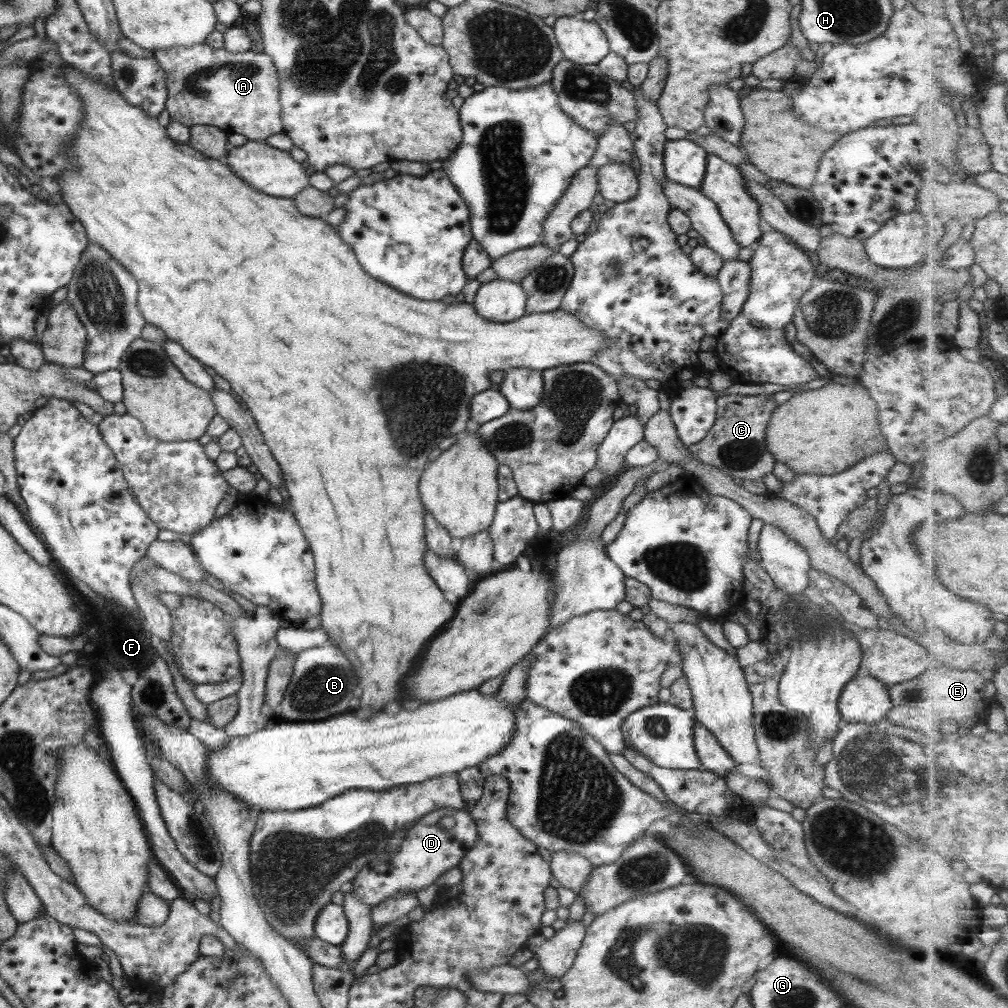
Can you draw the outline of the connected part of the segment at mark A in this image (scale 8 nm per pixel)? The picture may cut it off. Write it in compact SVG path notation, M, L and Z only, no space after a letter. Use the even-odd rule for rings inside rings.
M195 44L162 48L153 51L151 56L165 73L167 96L164 108L171 122L179 122L187 128L195 125L213 126L228 135L241 134L247 141L263 141L282 132L279 102L281 78L268 54L254 53L251 50L232 53L223 48L214 49L205 44Z

